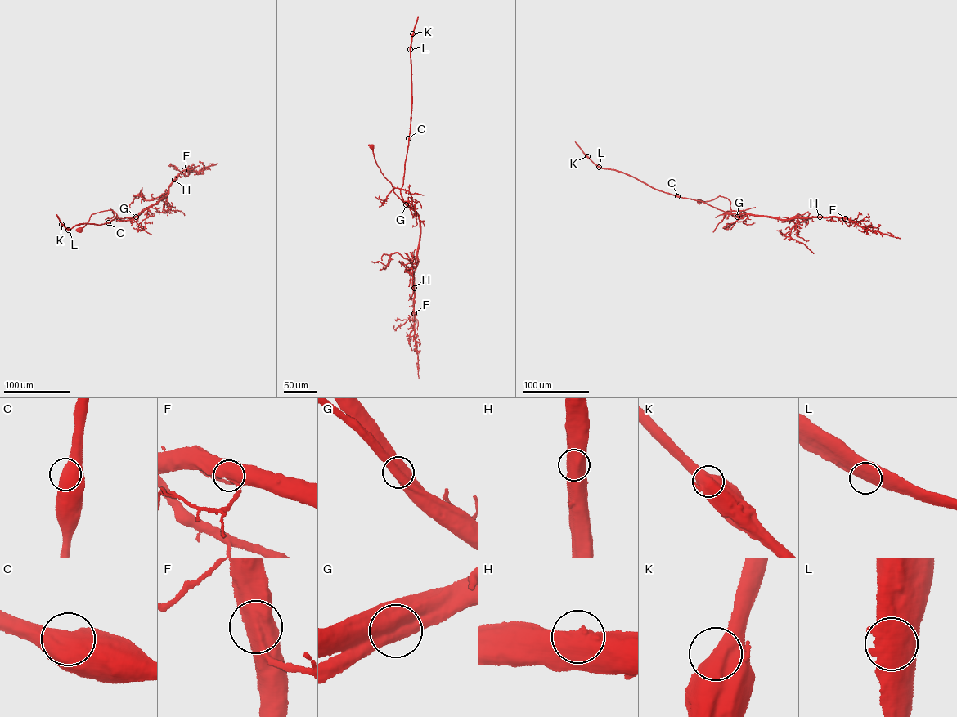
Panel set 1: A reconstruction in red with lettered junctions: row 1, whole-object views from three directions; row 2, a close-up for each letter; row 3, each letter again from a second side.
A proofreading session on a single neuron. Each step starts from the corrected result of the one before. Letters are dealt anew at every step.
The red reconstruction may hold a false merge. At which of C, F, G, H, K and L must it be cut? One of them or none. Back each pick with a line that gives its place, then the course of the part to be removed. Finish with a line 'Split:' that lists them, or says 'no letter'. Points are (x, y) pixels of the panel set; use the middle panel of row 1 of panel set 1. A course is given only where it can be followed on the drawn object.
Split: no letter

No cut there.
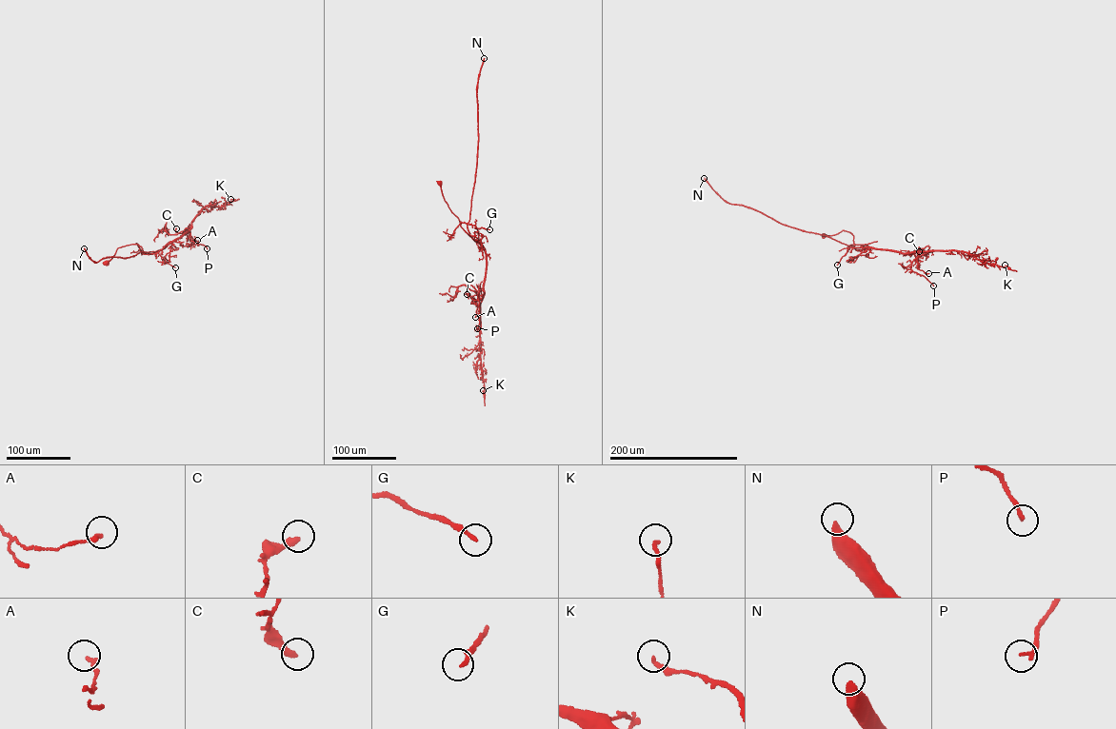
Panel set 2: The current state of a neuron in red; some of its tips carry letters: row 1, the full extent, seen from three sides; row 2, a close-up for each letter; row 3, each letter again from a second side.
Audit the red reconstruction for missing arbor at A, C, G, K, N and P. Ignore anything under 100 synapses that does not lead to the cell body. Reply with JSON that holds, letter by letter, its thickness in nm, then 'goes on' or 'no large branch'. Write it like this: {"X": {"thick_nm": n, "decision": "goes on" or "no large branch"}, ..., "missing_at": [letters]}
{"A": {"thick_nm": 200, "decision": "no large branch"}, "C": {"thick_nm": 300, "decision": "no large branch"}, "G": {"thick_nm": 180, "decision": "no large branch"}, "K": {"thick_nm": 190, "decision": "no large branch"}, "N": {"thick_nm": 400, "decision": "goes on"}, "P": {"thick_nm": 180, "decision": "no large branch"}, "missing_at": ["N"]}

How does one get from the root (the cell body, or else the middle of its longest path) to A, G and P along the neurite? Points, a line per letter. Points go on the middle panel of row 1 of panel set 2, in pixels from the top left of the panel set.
A: (438, 183), (444, 200), (462, 227), (485, 251), (484, 294), (476, 301), (475, 317)
G: (438, 183), (448, 207), (468, 235), (479, 243), (476, 227), (489, 229)
P: (438, 183), (444, 200), (462, 227), (485, 251), (484, 294), (477, 298), (477, 328)

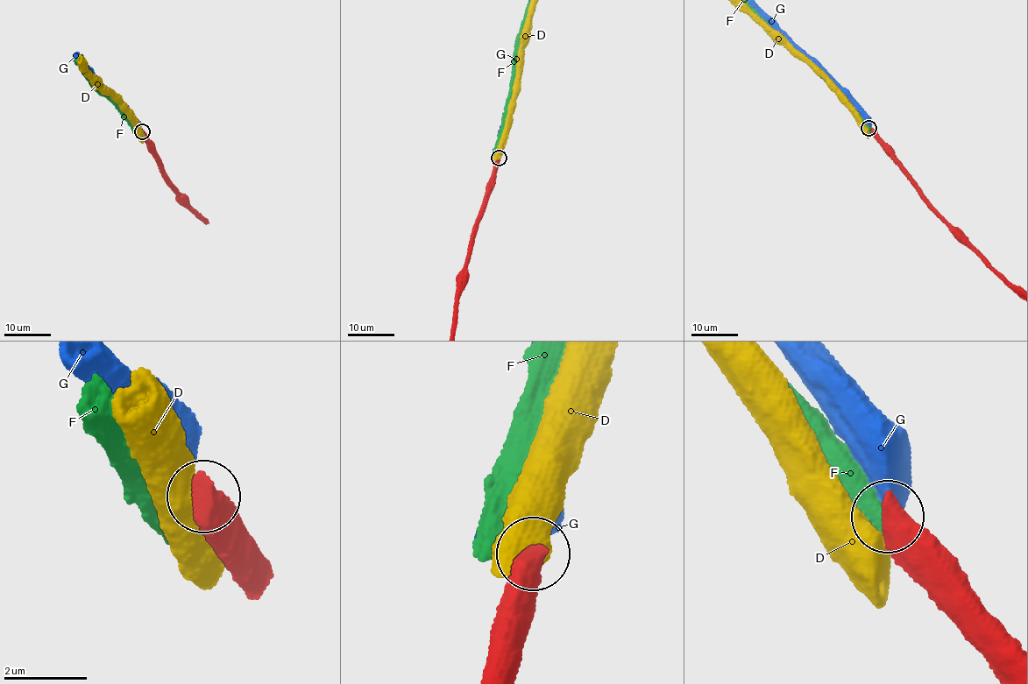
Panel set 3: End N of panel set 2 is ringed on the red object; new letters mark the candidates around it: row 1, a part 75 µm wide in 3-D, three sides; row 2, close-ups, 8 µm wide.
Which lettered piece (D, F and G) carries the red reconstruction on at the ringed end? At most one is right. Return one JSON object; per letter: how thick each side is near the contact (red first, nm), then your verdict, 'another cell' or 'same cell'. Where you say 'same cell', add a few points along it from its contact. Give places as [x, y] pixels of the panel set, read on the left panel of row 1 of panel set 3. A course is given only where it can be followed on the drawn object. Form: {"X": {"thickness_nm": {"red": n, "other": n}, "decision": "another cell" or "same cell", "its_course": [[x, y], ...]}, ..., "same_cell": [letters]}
{"D": {"thickness_nm": {"red": 750, "other": 800}, "decision": "another cell"}, "F": {"thickness_nm": {"red": 700, "other": 650}, "decision": "another cell"}, "G": {"thickness_nm": {"red": 500, "other": 650}, "decision": "another cell"}, "same_cell": []}

